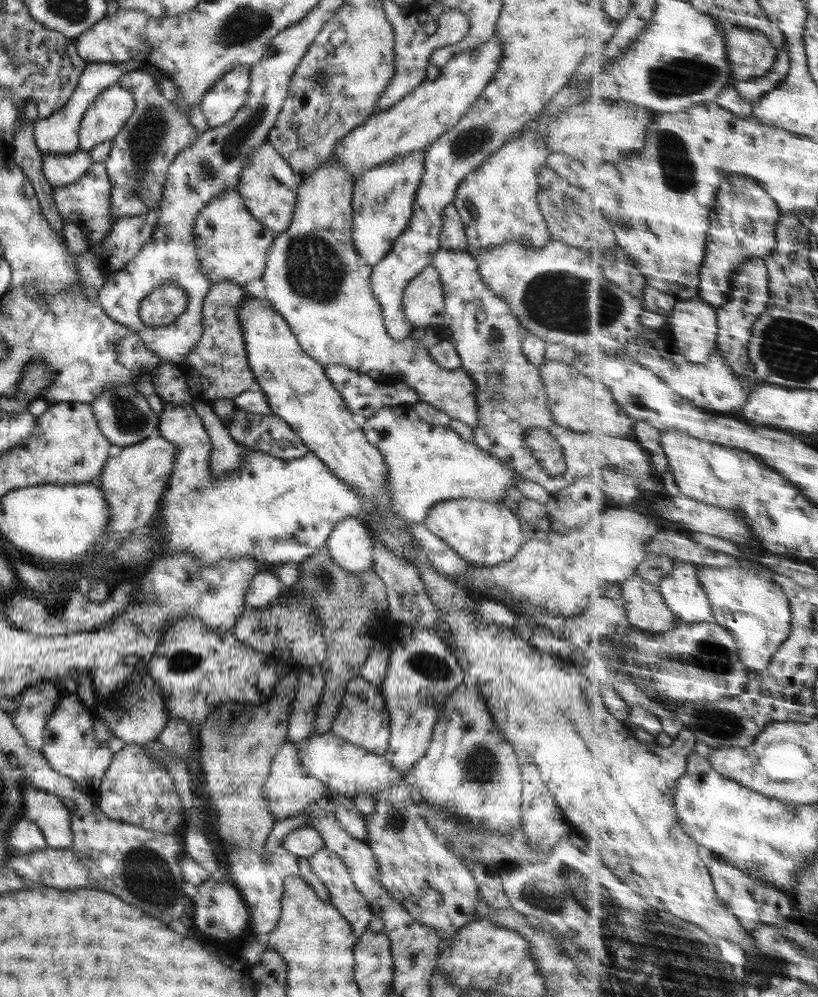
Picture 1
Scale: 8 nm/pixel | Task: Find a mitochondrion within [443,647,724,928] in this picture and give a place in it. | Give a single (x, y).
(561, 887)

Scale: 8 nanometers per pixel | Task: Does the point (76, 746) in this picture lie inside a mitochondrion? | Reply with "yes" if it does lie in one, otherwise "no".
no

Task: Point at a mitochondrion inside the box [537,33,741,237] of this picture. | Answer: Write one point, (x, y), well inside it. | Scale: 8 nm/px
(685, 76)

